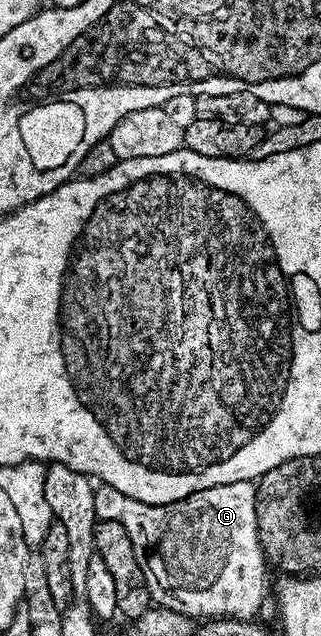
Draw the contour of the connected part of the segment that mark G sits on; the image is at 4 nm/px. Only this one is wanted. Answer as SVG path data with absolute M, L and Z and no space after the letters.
M232 481L232 485L216 485L212 489L200 489L175 503L148 505L136 501L120 489L105 485L95 486L94 504L99 520L120 521L132 537L140 569L144 569L144 581L148 581L151 600L159 607L179 611L191 617L229 617L254 619L260 609L260 601L268 594L266 554L262 551L256 525L257 486L251 481Z

